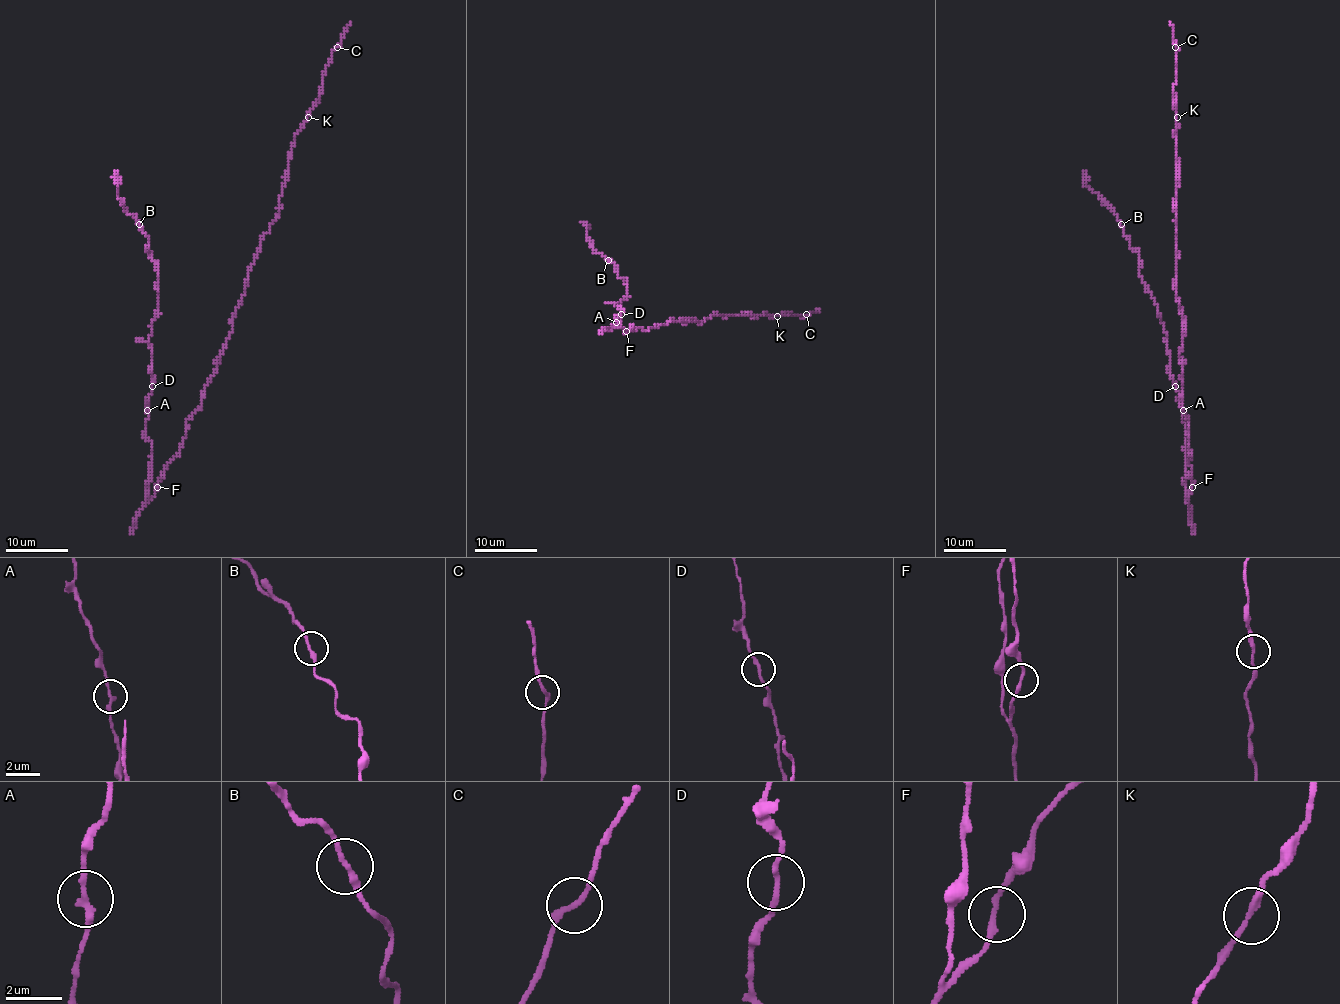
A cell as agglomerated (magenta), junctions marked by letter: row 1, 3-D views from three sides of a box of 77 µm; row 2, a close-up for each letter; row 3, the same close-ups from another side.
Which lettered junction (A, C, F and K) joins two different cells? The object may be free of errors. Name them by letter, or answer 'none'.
none

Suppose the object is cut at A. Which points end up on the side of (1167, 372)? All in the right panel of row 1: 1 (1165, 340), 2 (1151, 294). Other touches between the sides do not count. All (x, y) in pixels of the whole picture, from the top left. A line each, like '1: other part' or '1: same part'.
1: same part
2: same part

